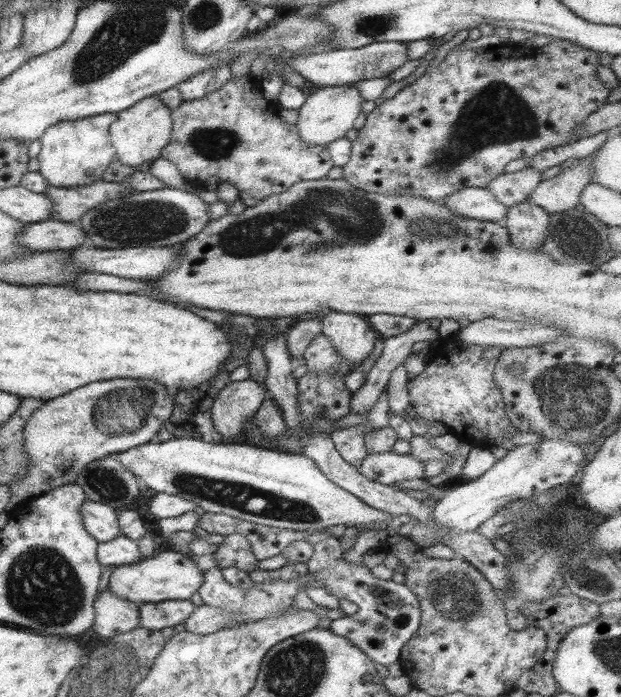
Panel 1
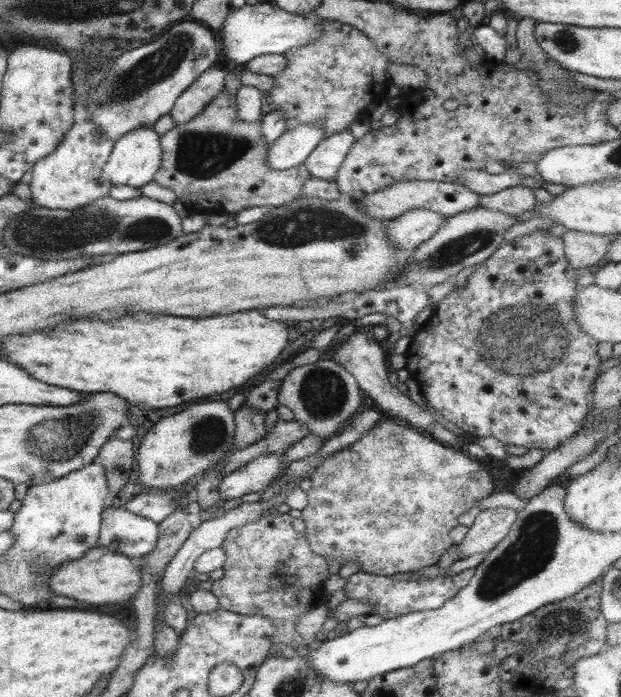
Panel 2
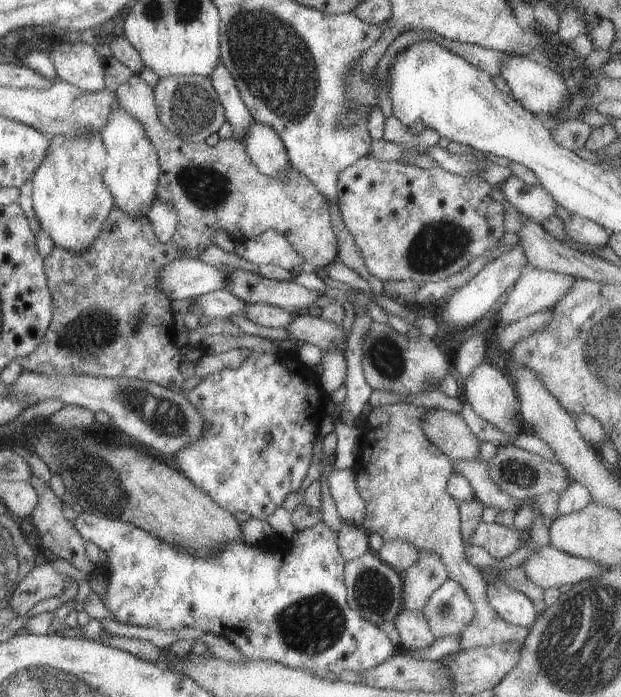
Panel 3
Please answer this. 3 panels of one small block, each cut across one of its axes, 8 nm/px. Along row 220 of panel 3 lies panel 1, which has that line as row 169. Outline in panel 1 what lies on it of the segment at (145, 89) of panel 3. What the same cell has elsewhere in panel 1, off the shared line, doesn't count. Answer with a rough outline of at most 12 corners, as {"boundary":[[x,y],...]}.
{"boundary":[[254,75],[171,110],[161,157],[259,200],[335,167]]}

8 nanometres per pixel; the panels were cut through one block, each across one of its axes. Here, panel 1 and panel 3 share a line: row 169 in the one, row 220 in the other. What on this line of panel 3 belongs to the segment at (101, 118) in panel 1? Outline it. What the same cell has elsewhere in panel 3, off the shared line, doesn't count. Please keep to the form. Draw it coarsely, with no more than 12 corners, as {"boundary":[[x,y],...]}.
{"boundary":[[100,135],[51,137],[31,179],[55,246],[86,252],[114,196]]}

